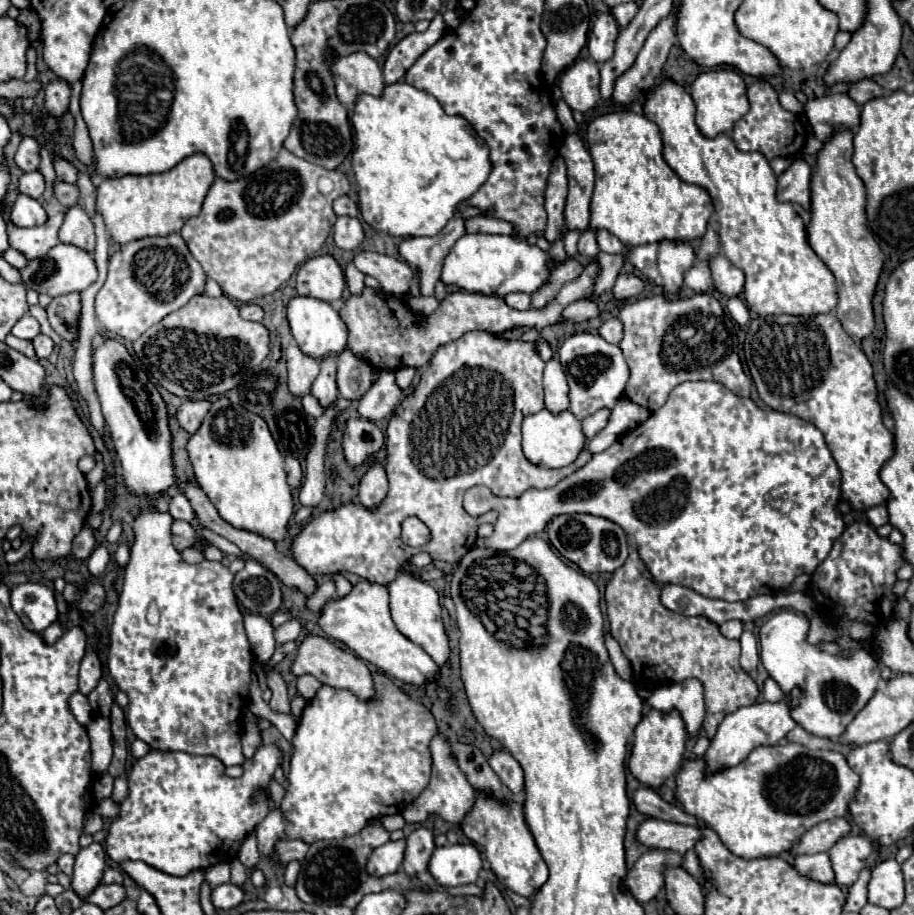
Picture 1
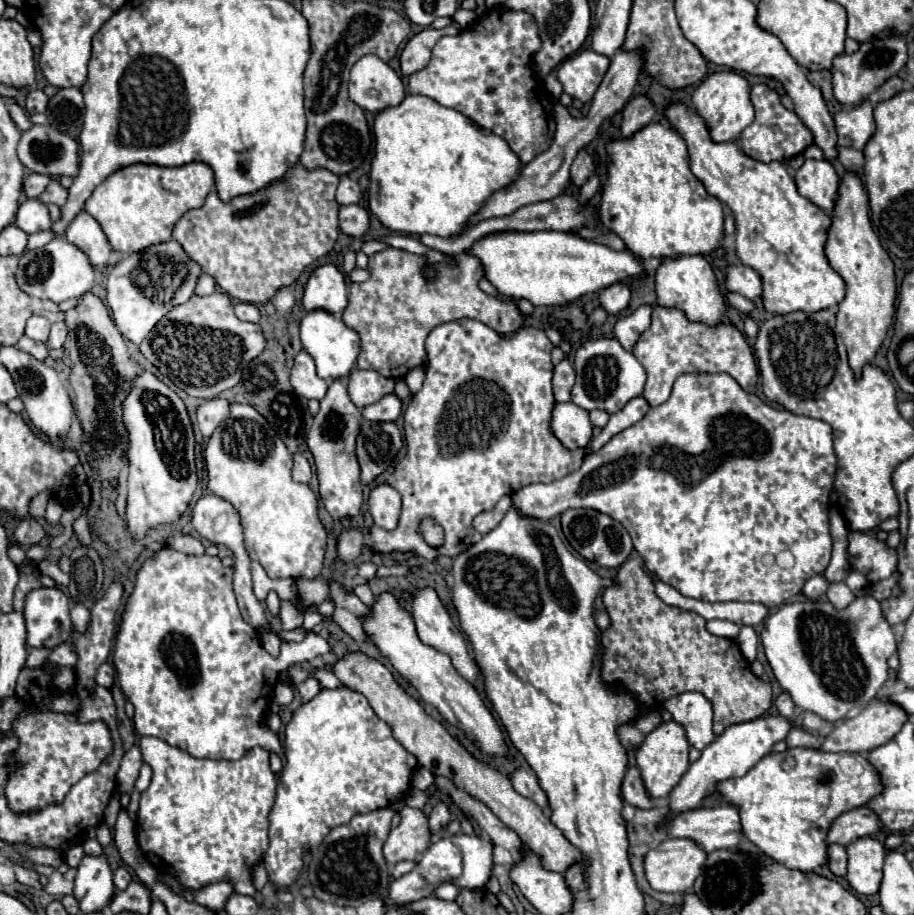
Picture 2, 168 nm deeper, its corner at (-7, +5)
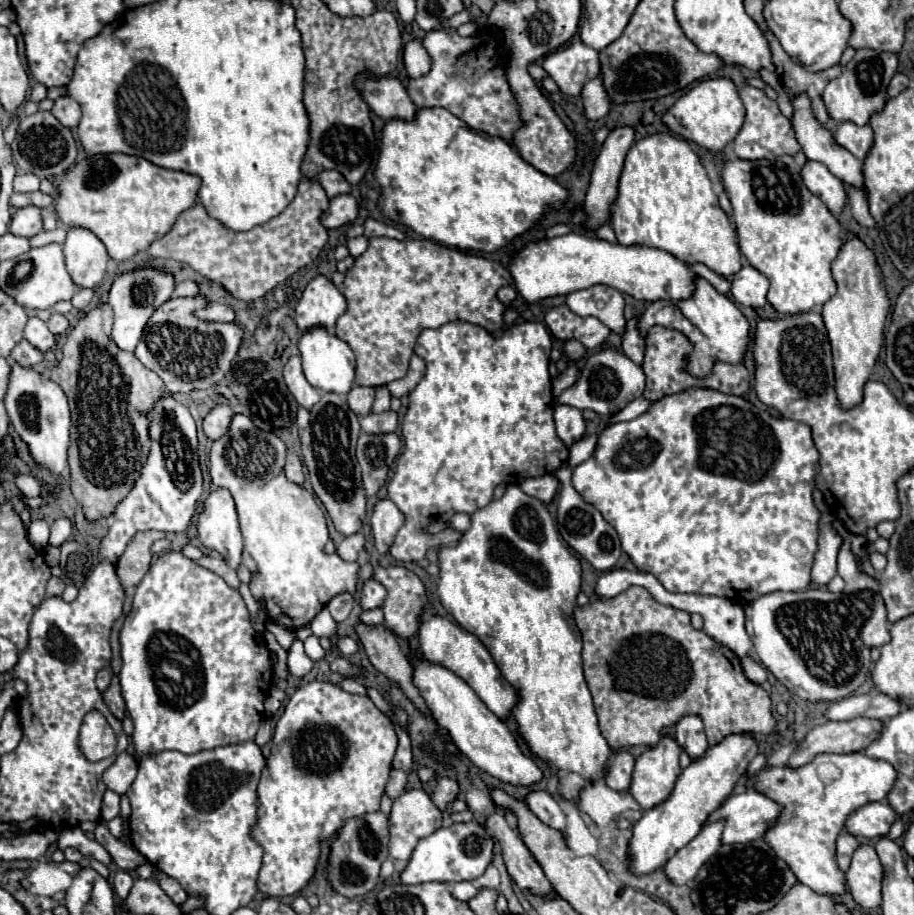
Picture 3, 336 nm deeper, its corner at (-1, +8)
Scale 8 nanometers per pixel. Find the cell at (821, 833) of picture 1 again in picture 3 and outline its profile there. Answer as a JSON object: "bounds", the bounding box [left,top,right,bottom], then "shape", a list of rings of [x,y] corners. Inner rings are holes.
{"bounds":[846,803,898,839],"shape":[[[868,803],[854,811],[846,821],[846,831],[860,837],[860,839],[874,839],[888,835],[890,825],[898,819],[898,813],[892,809],[890,803]]]}

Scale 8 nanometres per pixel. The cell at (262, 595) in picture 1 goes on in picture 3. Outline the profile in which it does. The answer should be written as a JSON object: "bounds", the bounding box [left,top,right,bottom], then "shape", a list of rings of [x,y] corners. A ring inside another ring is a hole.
{"bounds":[266,621,294,651],"shape":[[[266,621],[266,625],[268,625],[268,629],[276,635],[276,639],[278,639],[278,643],[288,651],[290,647],[292,647],[292,643],[294,643],[294,635],[288,631],[288,629],[282,629],[280,625],[274,625],[274,621]]]}

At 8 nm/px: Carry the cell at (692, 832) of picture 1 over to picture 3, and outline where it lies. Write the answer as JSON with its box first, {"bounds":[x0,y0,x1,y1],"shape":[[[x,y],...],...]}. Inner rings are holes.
{"bounds":[708,789,782,843],"shape":[[[747,789],[746,793],[730,795],[718,811],[714,811],[708,823],[718,819],[726,821],[722,843],[750,843],[764,837],[764,833],[776,825],[782,813],[782,805],[774,799],[762,795],[755,789]]]}

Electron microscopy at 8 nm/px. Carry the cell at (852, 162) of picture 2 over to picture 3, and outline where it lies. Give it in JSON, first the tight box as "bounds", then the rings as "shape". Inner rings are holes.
{"bounds":[848,187,878,228],"shape":[[[851,187],[848,192],[848,198],[856,221],[863,226],[877,228],[878,226],[869,212],[868,200],[864,192],[861,189]]]}

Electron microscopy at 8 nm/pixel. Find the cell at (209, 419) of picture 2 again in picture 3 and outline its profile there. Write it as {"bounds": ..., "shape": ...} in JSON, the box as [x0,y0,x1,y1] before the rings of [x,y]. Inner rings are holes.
{"bounds":[204,405,234,441],"shape":[[[216,405],[210,415],[204,419],[204,433],[216,441],[218,437],[222,437],[222,433],[230,431],[230,421],[234,417],[234,411],[228,405]]]}

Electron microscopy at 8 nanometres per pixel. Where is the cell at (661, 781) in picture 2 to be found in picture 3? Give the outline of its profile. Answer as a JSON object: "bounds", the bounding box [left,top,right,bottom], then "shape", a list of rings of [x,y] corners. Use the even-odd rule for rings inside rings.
{"bounds":[630,737,682,811],"shape":[[[662,737],[662,741],[644,751],[636,759],[630,795],[636,799],[642,811],[648,811],[662,801],[666,801],[674,789],[678,775],[682,773],[678,765],[680,747],[672,737]]]}

